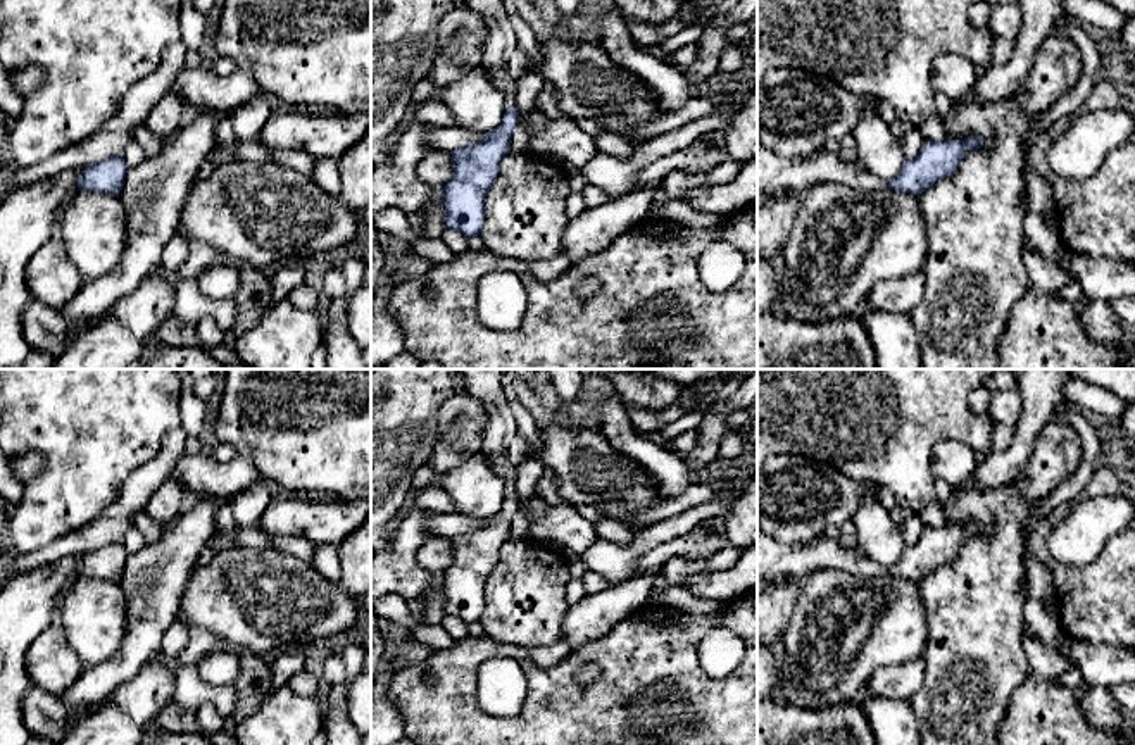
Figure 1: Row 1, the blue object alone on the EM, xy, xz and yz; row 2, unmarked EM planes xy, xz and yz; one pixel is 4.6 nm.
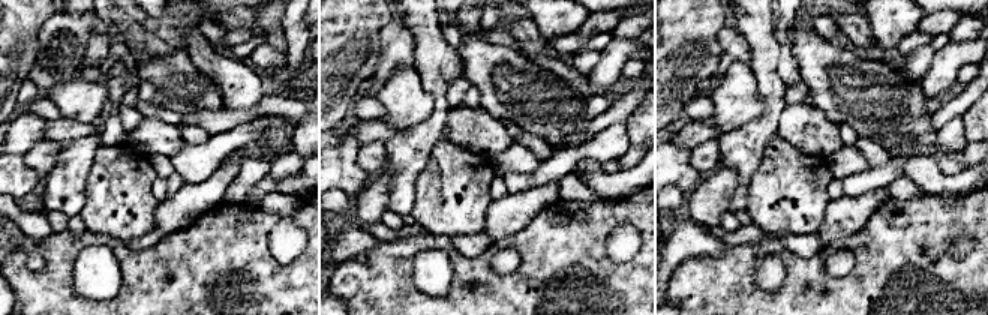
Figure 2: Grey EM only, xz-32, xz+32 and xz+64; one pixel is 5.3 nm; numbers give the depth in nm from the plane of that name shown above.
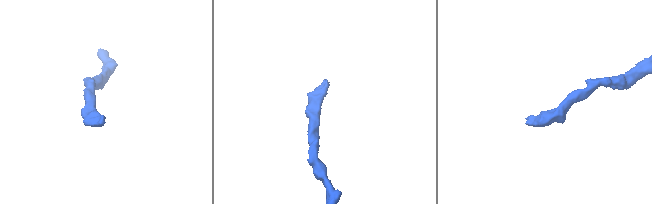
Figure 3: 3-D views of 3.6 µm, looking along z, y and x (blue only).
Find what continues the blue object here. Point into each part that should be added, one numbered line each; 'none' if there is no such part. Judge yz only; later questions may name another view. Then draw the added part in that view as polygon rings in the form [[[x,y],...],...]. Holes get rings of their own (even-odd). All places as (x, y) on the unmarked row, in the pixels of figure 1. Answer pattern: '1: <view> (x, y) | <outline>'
1: yz (777, 561) | [[[757,535],[757,588],[774,581],[799,579],[818,569],[842,569],[859,578],[887,578],[887,567],[869,560],[852,543],[821,536],[804,545],[787,545]]]

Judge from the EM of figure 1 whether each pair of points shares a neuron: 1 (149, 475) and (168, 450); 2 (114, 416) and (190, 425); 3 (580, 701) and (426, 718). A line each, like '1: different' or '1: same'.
1: same
2: different
3: same

